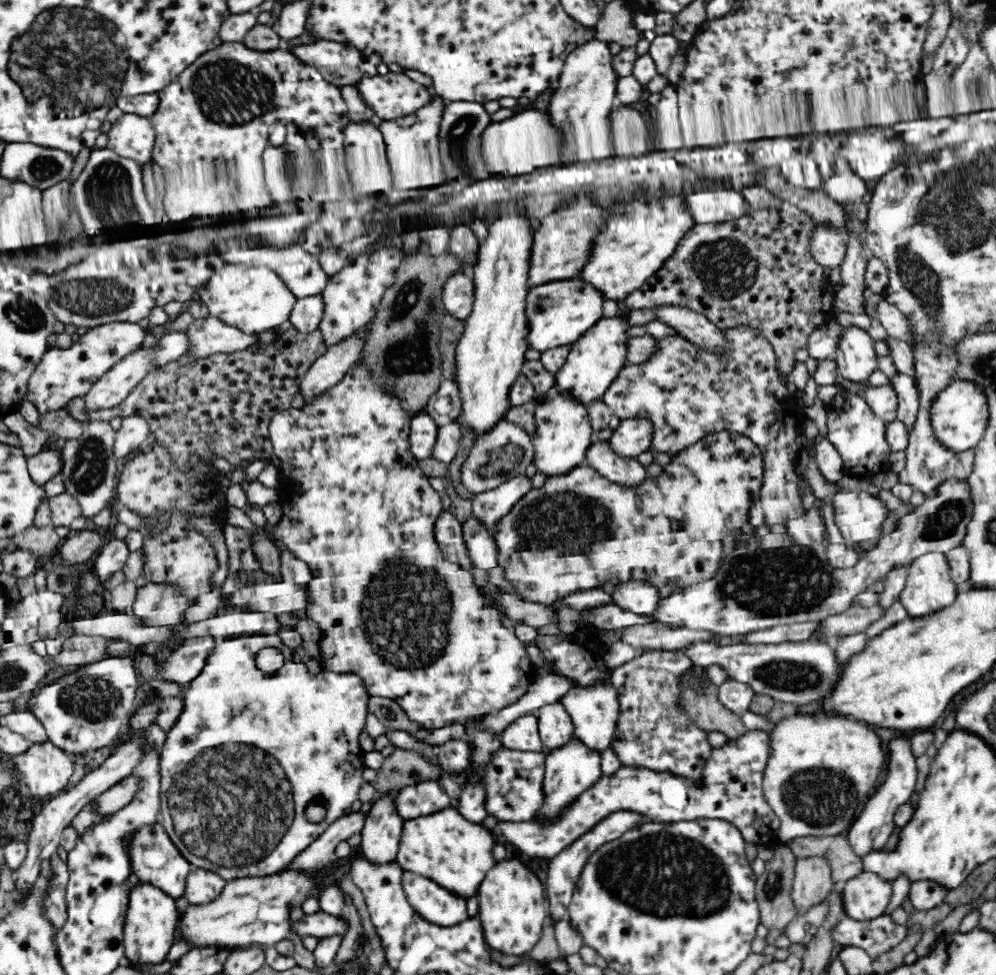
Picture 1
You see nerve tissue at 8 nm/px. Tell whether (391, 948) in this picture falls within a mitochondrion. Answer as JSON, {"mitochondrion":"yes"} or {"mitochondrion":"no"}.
{"mitochondrion":"no"}

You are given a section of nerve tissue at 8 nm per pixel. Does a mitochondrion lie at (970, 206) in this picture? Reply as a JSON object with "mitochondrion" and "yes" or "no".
{"mitochondrion":"yes"}

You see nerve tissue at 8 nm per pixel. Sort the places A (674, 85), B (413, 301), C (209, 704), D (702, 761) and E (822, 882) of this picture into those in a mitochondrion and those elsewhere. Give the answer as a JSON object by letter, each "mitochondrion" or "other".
{"A":"other","B":"mitochondrion","C":"other","D":"other","E":"other"}

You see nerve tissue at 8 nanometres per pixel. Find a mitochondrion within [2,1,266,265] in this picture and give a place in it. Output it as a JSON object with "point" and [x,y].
{"point":[56,49]}

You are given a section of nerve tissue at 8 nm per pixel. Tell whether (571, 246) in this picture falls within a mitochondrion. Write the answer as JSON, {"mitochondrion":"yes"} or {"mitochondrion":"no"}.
{"mitochondrion":"yes"}

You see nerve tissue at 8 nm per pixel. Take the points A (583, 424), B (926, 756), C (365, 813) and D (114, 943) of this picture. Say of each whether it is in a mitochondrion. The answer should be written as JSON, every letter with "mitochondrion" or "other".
{"A":"other","B":"other","C":"other","D":"other"}

